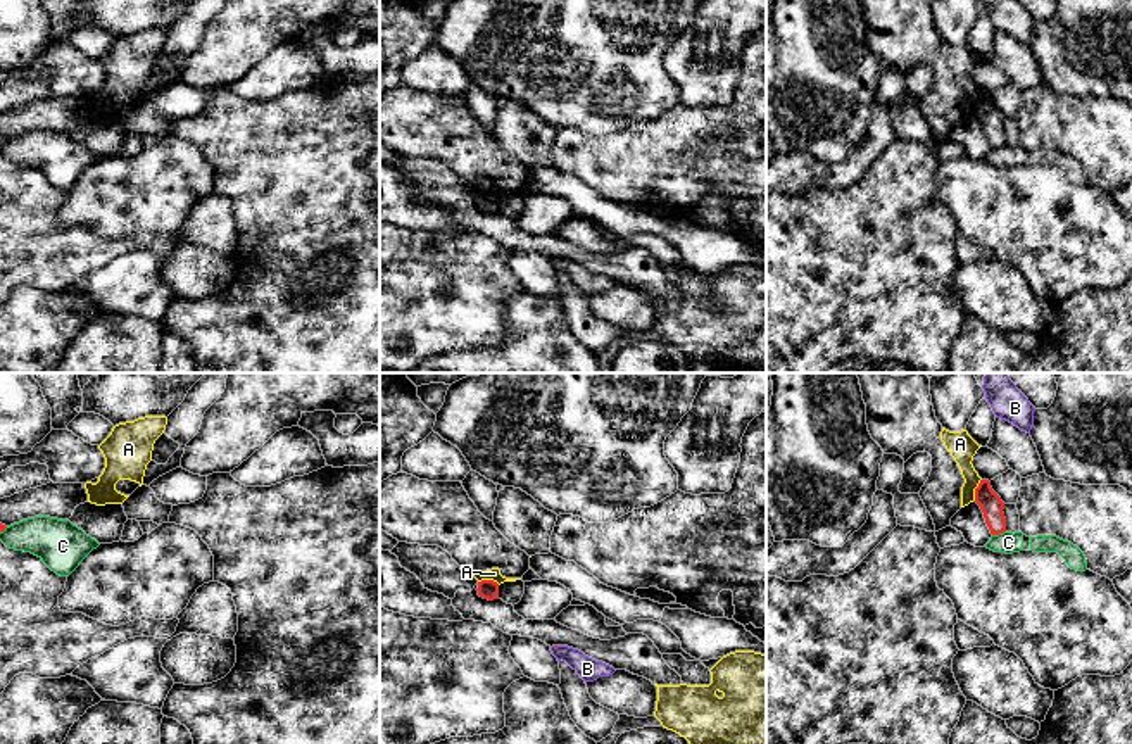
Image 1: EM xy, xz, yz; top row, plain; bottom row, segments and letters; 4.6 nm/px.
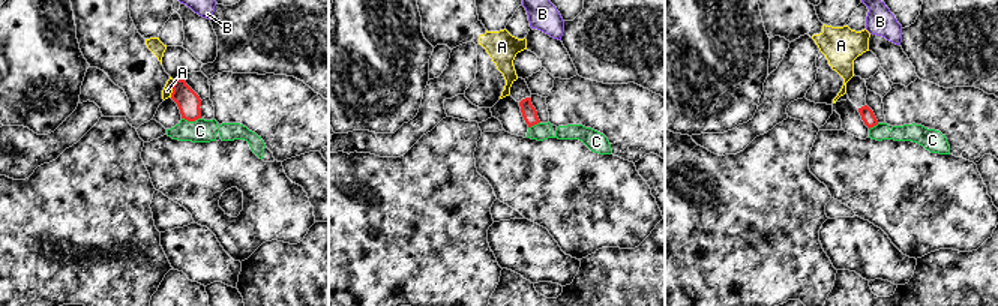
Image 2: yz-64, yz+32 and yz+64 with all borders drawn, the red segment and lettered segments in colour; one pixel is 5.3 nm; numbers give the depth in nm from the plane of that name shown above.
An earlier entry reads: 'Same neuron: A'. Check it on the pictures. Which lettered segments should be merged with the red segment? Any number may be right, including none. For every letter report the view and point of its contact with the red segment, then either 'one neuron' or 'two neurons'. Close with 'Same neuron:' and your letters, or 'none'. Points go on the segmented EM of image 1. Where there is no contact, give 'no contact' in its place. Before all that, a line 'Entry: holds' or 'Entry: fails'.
Entry: fails
A: xz (489, 580) | two neurons
B: no contact | two neurons
C: yz (998, 534) | two neurons
Same neuron: none

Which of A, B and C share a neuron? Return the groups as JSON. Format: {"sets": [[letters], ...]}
{"sets": [["A"], ["B"], ["C"]]}

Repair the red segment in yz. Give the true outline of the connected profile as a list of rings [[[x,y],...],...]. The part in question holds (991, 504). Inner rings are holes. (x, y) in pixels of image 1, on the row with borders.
[[[980,480],[975,489],[975,502],[980,506],[985,523],[992,535],[999,535],[1006,532],[1006,518],[1004,518],[1004,502],[992,490],[989,480]]]

